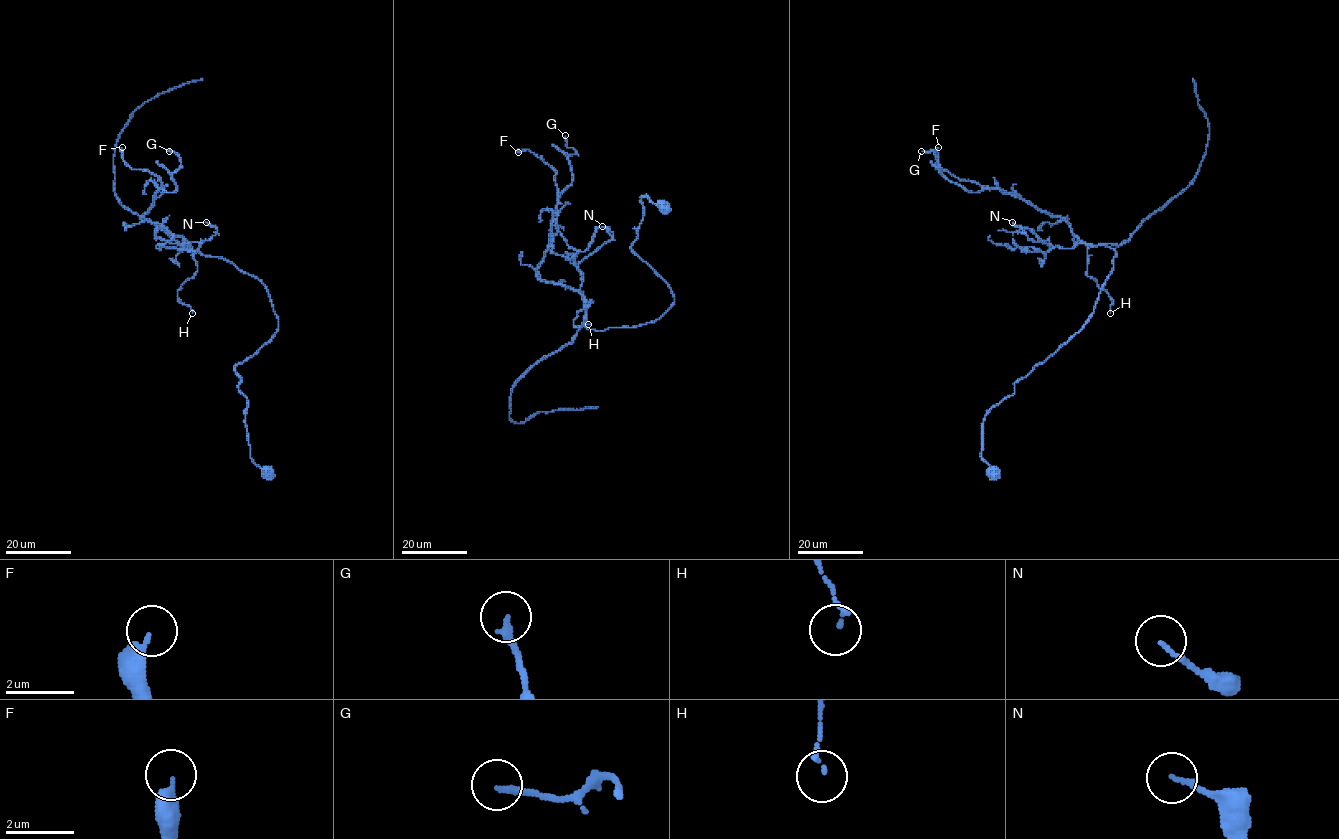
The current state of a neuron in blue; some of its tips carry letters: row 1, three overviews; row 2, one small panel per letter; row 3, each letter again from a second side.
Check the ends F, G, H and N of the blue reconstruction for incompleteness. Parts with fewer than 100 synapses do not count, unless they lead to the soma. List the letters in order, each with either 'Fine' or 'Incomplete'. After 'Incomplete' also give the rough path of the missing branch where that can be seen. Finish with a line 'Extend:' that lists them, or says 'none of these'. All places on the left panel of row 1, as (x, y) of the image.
F: Fine
G: Fine
H: Fine
N: Fine
Extend: none of these

